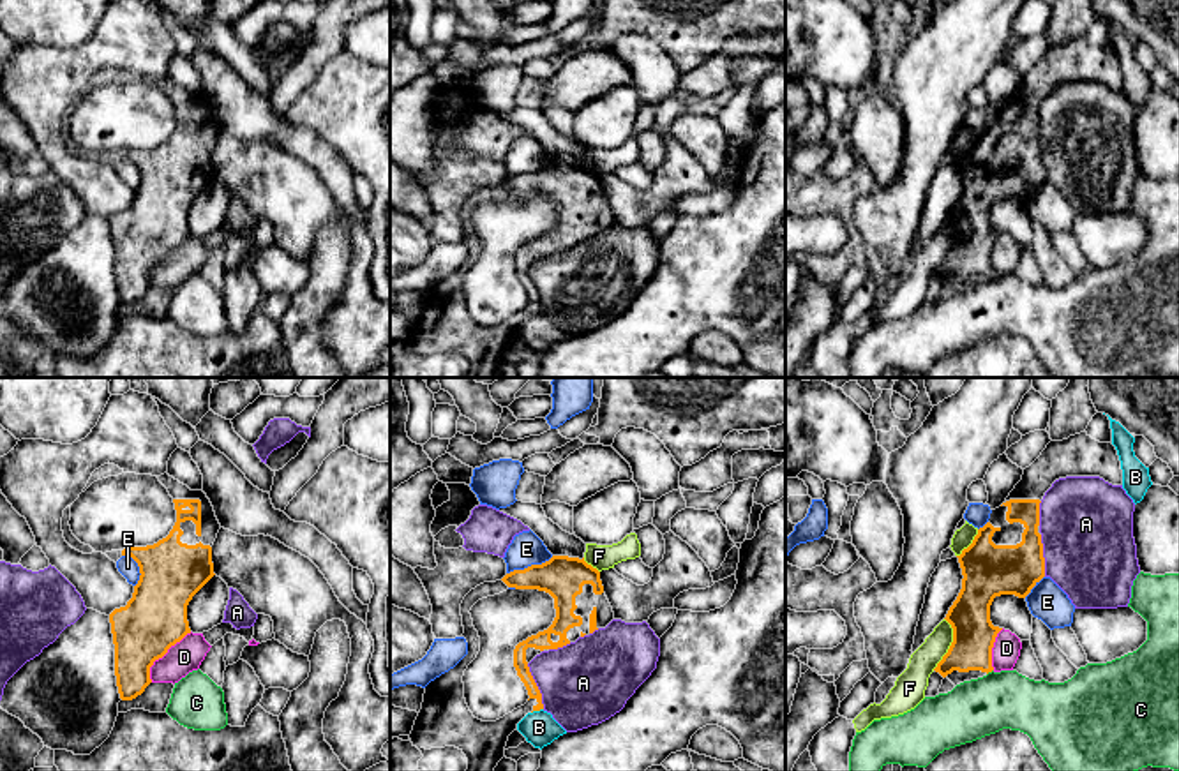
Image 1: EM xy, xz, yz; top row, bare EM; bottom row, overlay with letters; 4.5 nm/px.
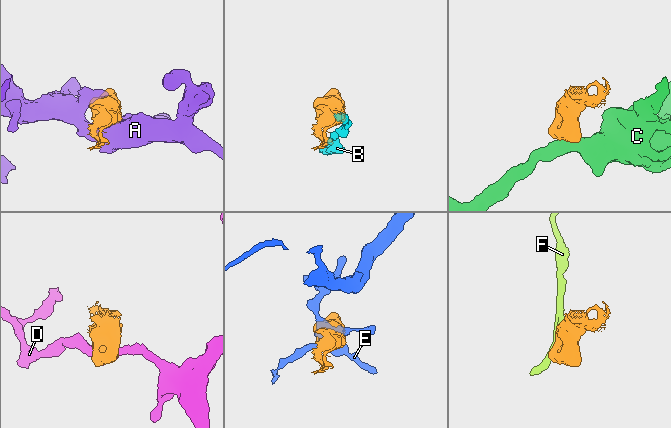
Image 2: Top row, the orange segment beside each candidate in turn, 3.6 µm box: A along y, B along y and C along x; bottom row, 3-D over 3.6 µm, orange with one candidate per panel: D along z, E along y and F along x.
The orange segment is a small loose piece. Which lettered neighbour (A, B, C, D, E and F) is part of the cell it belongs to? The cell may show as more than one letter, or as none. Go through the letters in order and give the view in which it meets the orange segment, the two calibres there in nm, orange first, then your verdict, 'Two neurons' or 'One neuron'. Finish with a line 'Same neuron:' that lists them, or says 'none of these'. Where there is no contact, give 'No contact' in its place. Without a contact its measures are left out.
A: Touches orange in xz. Thickness 80 nm (orange) against 380 nm. Two neurons
B: Touches orange in xz. Thickness 60 nm (orange) against 160 nm. Two neurons
C: Touches orange in yz. Thickness 190 nm (orange) against 260 nm. Two neurons
D: Touches orange in xy. Thickness 280 nm (orange) against 150 nm. Two neurons
E: Touches orange in xz. Thickness 190 nm (orange) against 150 nm. Two neurons
F: Touches orange in yz. Thickness 190 nm (orange) against 140 nm. Two neurons
Same neuron: none of these

